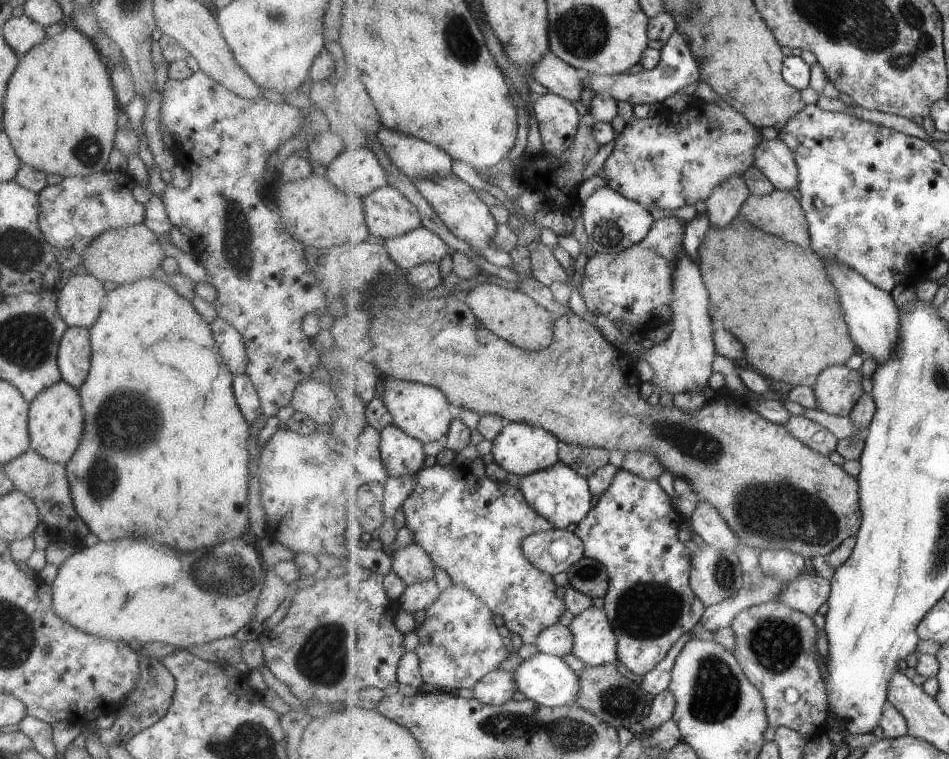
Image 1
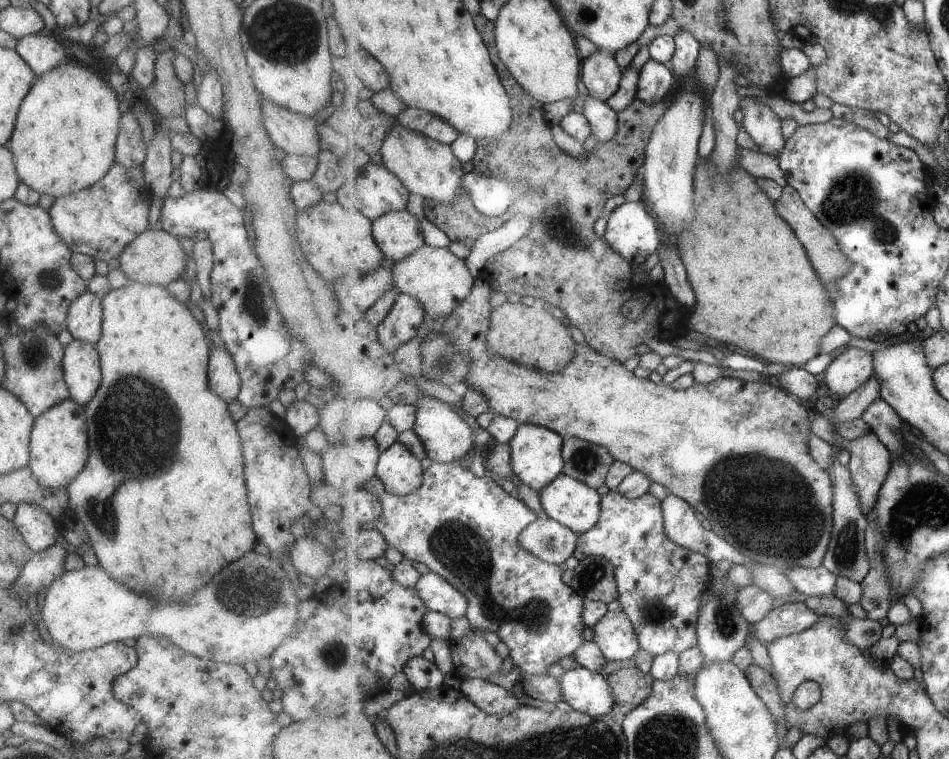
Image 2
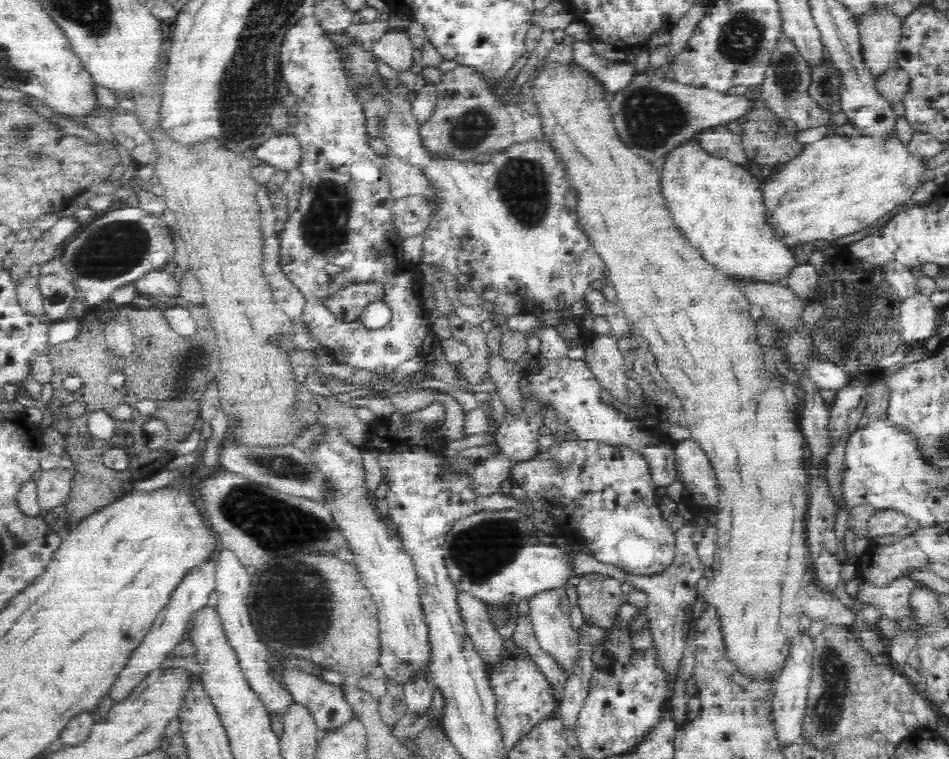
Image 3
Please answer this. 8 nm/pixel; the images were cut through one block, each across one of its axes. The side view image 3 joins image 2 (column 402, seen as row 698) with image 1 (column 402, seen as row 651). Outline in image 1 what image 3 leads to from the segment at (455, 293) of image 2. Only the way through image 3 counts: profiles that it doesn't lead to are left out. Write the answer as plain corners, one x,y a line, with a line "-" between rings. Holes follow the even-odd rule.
423,226
382,242
391,259
405,272
421,264
439,263
445,254
452,252
441,236

